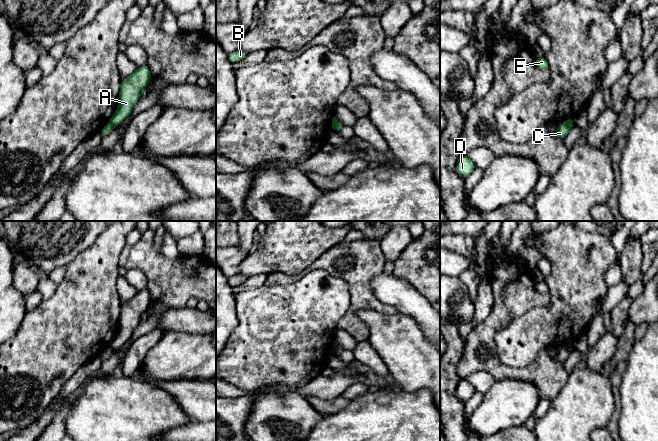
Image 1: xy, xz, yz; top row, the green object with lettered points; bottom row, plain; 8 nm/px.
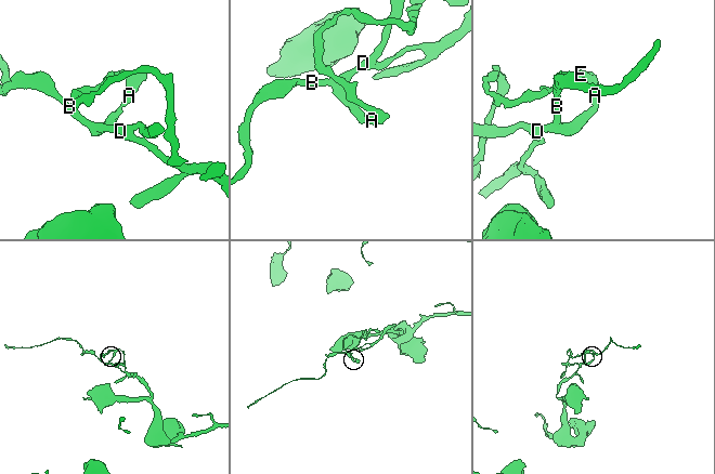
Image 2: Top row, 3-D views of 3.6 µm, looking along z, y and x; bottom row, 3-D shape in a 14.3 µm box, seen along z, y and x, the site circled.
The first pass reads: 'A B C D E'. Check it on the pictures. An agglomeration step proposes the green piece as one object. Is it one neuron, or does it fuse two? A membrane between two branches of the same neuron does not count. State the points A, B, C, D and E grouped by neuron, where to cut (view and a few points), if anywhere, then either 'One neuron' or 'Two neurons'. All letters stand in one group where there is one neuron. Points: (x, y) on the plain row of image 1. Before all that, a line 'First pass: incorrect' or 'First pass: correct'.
First pass: incorrect
Groups: A E / B C D. Split along xy (109, 345), (114, 349). Two neurons

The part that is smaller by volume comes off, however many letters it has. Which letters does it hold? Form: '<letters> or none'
A, E

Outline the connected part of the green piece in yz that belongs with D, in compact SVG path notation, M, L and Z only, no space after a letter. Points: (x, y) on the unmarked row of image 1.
M461 378L456 388L457 397L463 403L466 403L473 396L475 392L476 389L474 388L474 386L471 383L469 383L467 380Z

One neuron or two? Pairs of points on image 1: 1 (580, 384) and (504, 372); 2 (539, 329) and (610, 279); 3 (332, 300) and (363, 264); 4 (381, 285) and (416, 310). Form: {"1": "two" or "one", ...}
{"1": "two", "2": "two", "3": "two", "4": "one"}

